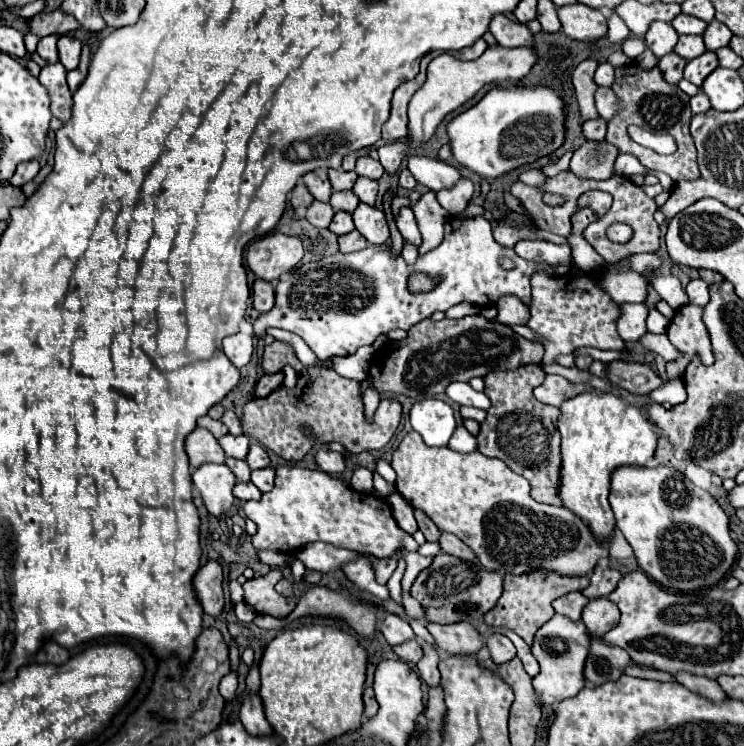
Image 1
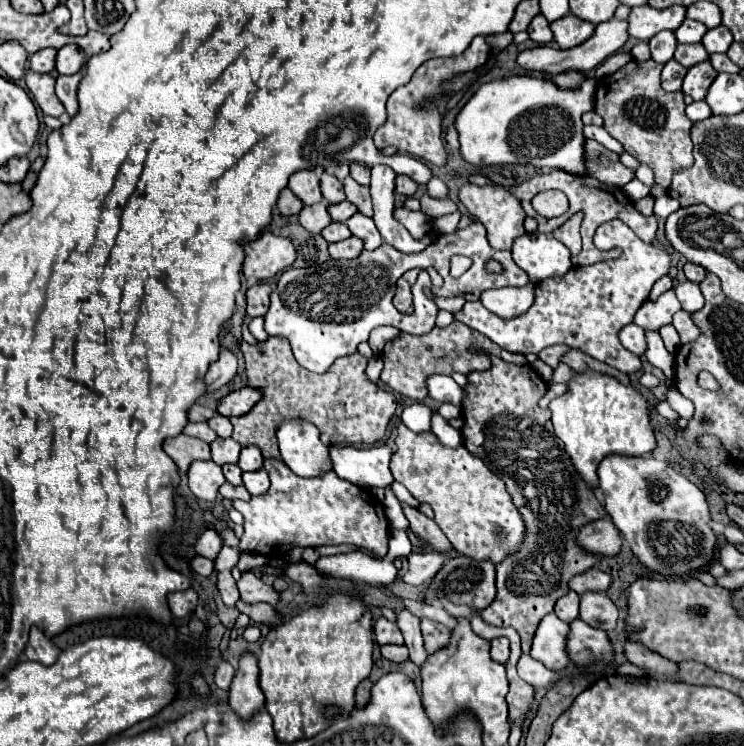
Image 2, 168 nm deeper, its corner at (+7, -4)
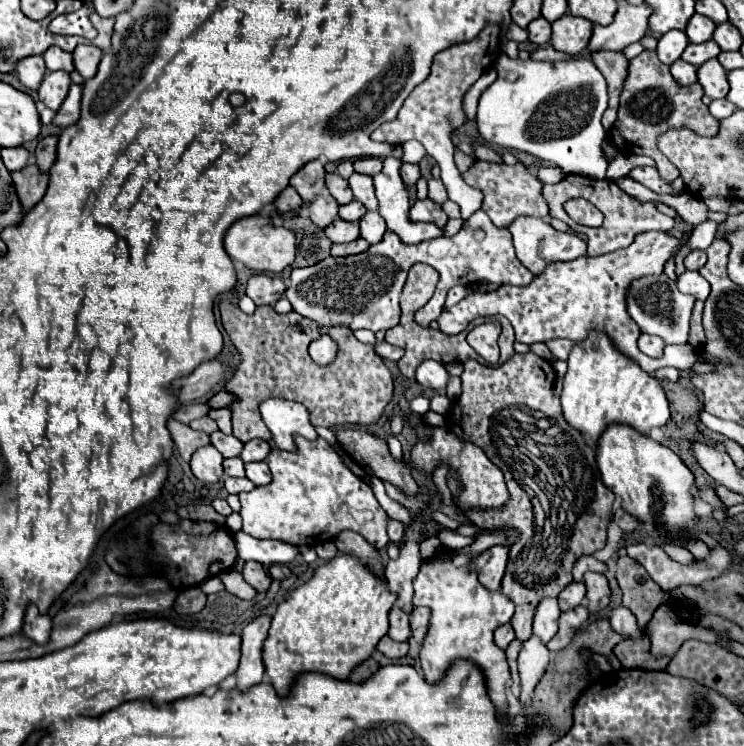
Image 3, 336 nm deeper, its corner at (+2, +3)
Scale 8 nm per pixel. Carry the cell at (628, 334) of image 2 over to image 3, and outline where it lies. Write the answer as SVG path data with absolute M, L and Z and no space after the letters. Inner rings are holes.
M640 334L640 338L638 338L638 348L640 348L644 354L652 356L652 358L660 358L660 356L662 356L662 350L664 350L664 342L662 342L662 338L658 338L658 336Z

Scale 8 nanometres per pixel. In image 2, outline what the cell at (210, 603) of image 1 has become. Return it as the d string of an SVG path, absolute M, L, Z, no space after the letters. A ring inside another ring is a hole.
M193 589L181 591L181 593L169 593L167 595L167 605L175 617L187 617L189 613L195 611L197 605L197 593Z

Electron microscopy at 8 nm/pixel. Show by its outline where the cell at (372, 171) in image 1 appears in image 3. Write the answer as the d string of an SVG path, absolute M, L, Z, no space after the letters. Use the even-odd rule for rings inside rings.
M358 158L358 160L354 160L354 170L360 174L374 176L382 170L382 160L380 158Z

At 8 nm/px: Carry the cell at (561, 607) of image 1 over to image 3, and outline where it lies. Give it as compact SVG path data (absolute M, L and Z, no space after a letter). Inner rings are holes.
M572 582L570 586L566 586L566 590L562 590L562 594L558 596L558 602L560 602L560 610L566 612L566 610L572 610L576 606L582 604L586 596L586 586L584 582Z

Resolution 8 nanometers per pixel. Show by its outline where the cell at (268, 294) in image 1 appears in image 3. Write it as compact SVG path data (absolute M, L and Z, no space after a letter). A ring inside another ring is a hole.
M266 274L252 276L246 286L246 294L254 300L256 306L272 306L274 302L280 300L284 290L286 290L286 286L284 286L282 278L266 276Z

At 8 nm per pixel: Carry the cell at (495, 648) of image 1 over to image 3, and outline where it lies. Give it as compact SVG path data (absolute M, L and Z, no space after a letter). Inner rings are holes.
M504 624L504 626L496 628L496 632L494 632L494 642L496 642L498 648L506 650L512 640L514 640L514 630L512 630L510 624Z

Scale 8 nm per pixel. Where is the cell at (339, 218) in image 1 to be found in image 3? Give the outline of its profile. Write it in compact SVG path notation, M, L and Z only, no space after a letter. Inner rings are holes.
M334 220L326 230L326 236L334 242L334 244L342 244L342 242L352 242L360 236L358 232L358 224L356 222L344 222L344 220Z

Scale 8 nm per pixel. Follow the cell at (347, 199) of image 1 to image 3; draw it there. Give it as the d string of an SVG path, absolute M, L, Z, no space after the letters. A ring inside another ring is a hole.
M352 200L352 202L340 206L340 218L342 218L342 220L356 222L356 220L360 220L364 214L366 214L366 208L364 208L364 204L358 202L358 200Z

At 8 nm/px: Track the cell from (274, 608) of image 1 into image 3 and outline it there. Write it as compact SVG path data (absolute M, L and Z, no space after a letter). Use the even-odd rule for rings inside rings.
M246 562L244 564L244 570L242 570L242 576L244 576L244 580L250 584L250 586L254 586L258 592L268 592L268 588L270 588L270 584L272 584L272 578L270 578L270 574L264 570L264 566L262 564L258 564L258 562Z

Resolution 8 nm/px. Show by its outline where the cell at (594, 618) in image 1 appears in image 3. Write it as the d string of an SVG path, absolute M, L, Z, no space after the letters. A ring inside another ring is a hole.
M594 572L584 574L584 584L586 584L588 610L592 614L606 610L610 606L610 598L612 598L612 592L610 592L606 576L604 574L594 574Z

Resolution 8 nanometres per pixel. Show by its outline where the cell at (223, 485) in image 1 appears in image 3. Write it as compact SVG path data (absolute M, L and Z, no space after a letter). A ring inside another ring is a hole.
M214 446L198 448L190 460L192 474L204 484L216 484L224 476L222 460L222 454Z

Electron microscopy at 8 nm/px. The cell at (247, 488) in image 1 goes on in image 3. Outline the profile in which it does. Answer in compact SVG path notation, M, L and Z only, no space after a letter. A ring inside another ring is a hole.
M226 478L226 490L230 494L240 494L240 492L250 492L254 490L254 484L248 478Z

